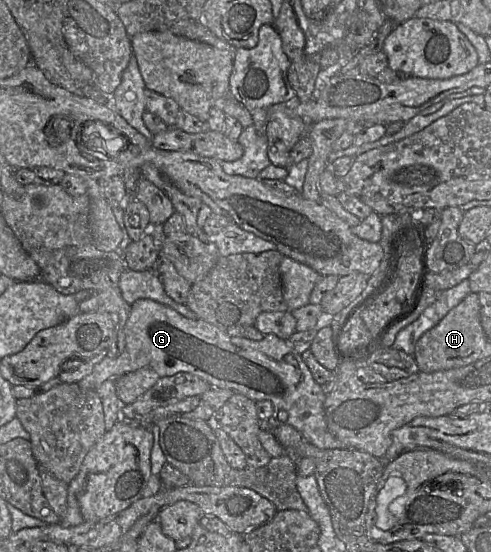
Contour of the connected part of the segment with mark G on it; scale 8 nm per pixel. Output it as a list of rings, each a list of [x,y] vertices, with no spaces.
[[[139,299],[131,304],[124,333],[123,352],[116,357],[104,357],[96,363],[91,373],[77,383],[82,390],[96,390],[108,379],[116,379],[143,367],[150,367],[159,377],[187,372],[205,380],[210,386],[232,390],[255,402],[271,401],[273,414],[264,423],[267,427],[287,424],[320,449],[346,448],[328,430],[324,411],[327,394],[314,380],[301,354],[287,340],[274,334],[264,335],[260,341],[230,336],[202,319],[188,319],[151,299]]]

